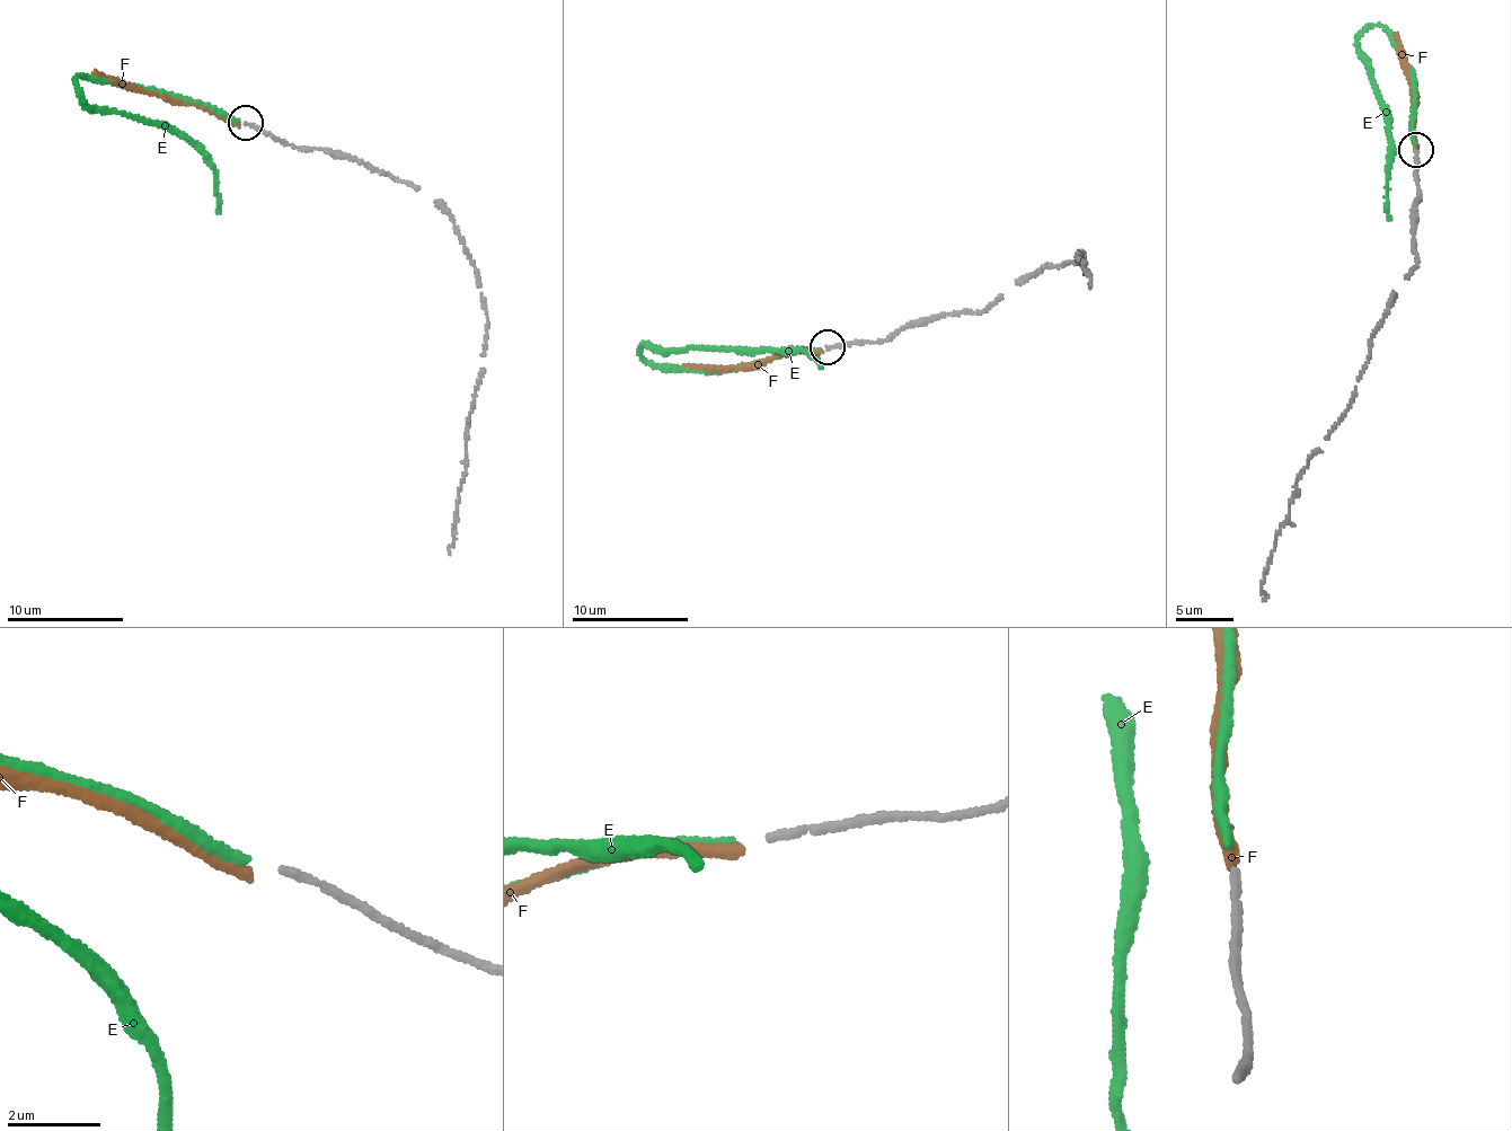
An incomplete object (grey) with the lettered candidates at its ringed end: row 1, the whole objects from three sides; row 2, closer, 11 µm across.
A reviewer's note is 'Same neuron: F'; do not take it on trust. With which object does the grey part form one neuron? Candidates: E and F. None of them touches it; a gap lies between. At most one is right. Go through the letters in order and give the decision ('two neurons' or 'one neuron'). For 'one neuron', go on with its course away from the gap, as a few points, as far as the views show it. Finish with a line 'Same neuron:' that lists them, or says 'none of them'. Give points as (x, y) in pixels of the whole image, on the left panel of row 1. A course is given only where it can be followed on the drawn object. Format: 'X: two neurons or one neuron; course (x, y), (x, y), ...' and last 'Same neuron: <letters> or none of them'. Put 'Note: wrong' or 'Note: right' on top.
Note: wrong
E: one neuron; course (239, 118), (144, 88), (74, 81), (96, 109), (166, 122), (204, 156), (219, 212)
F: two neurons
Same neuron: E

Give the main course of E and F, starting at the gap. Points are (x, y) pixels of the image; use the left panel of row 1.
E: (239, 118), (144, 88), (74, 81), (96, 109), (166, 122), (204, 156), (219, 212)
F: (239, 122), (228, 123), (194, 104), (158, 96), (91, 72)

